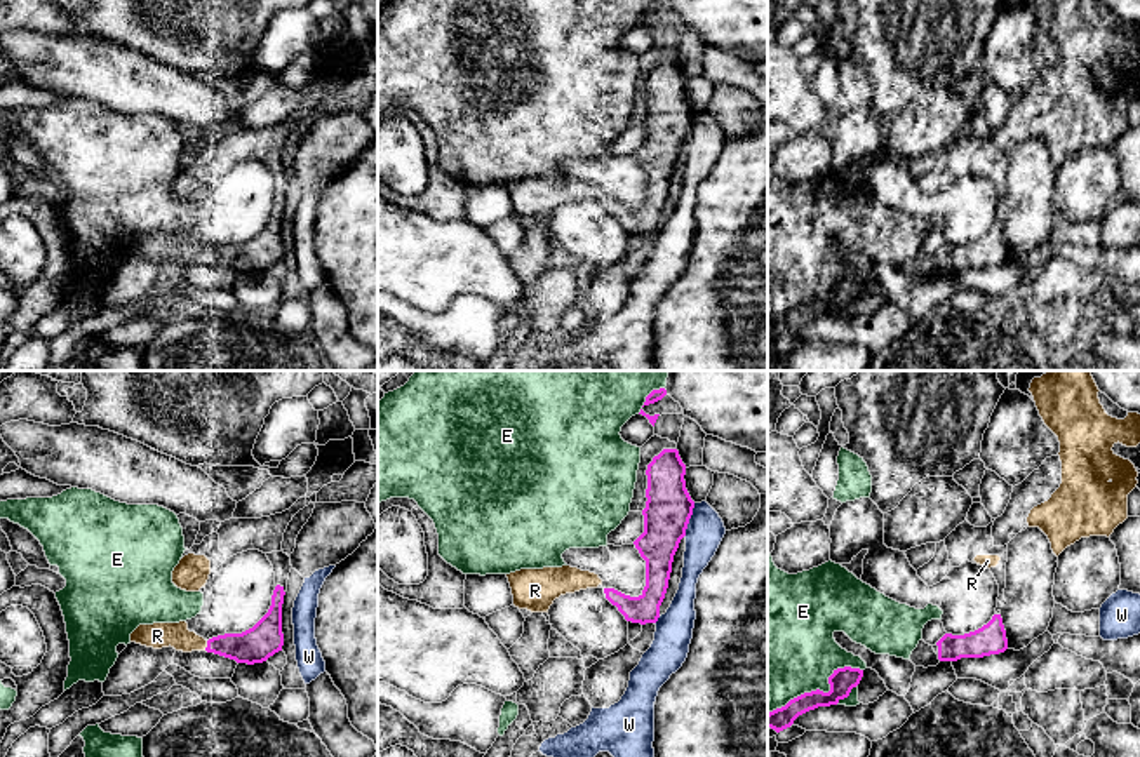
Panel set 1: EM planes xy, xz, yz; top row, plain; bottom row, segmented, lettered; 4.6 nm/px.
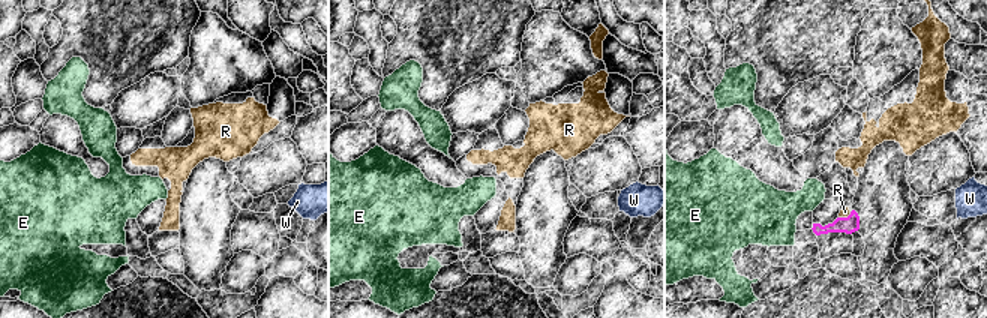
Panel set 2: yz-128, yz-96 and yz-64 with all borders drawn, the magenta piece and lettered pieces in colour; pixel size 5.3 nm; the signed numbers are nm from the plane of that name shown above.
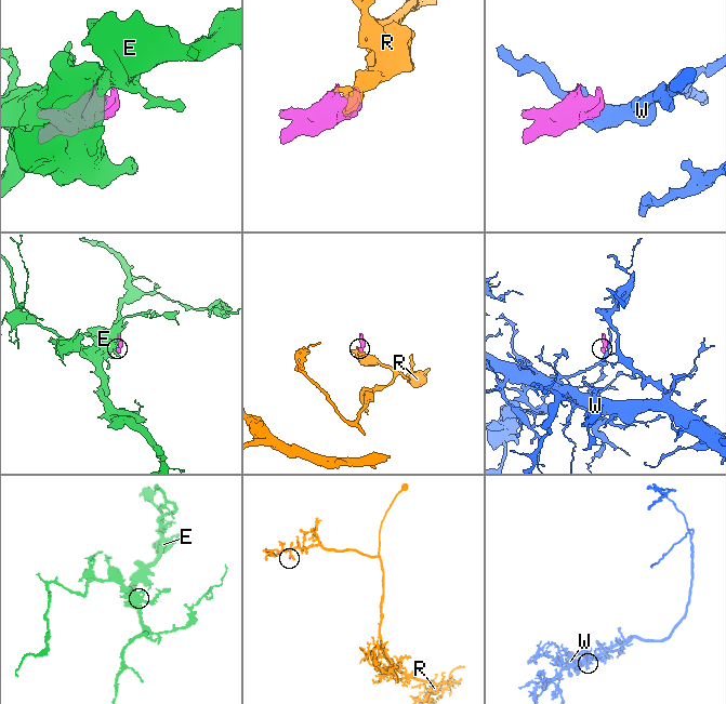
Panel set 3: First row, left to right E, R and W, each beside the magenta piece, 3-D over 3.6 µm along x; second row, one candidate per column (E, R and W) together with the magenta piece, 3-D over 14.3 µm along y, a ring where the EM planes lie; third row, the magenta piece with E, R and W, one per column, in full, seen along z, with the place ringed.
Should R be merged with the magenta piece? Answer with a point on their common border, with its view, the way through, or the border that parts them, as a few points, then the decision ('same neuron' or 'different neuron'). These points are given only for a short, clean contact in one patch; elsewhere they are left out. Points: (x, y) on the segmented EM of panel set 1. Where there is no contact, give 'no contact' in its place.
xy (207, 646) | same neuron

